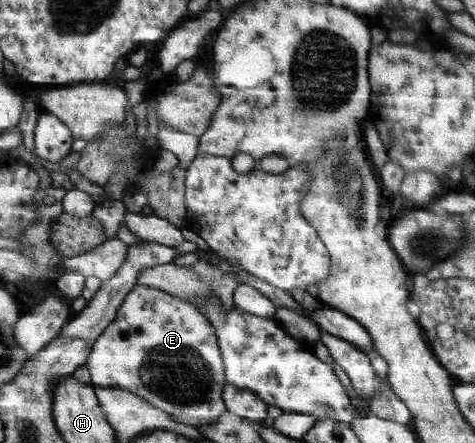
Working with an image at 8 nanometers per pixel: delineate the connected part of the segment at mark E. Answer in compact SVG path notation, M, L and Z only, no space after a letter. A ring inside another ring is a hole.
M134 287L126 295L114 320L98 338L89 354L92 384L95 388L119 388L133 392L154 406L170 413L176 422L190 426L214 424L225 412L227 406L223 397L227 376L221 345L210 318L199 311L190 301L172 296L162 289Z

